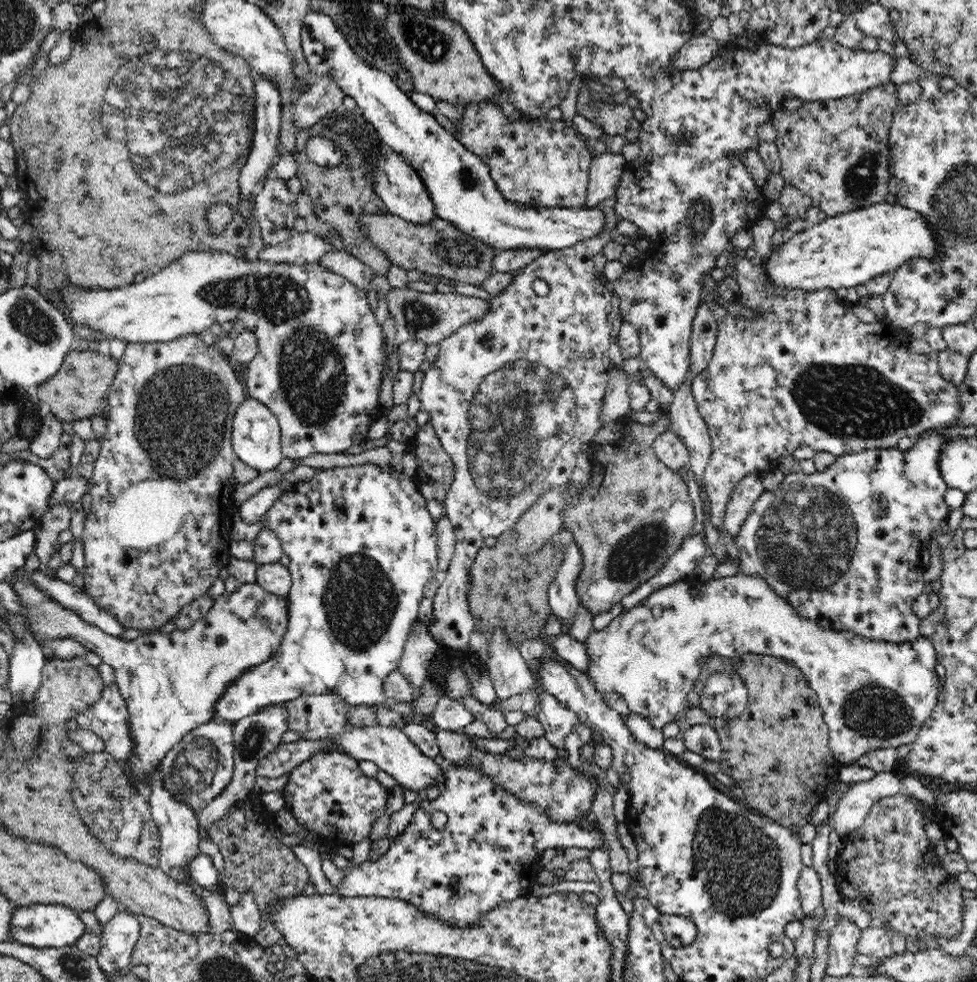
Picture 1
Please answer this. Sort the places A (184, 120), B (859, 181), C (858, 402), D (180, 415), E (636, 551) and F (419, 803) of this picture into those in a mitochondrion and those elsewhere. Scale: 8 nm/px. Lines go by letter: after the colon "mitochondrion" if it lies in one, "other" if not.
A: mitochondrion
B: mitochondrion
C: mitochondrion
D: mitochondrion
E: mitochondrion
F: other

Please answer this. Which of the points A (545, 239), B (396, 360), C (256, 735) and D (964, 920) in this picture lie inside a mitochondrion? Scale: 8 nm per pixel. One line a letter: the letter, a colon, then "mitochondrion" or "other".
A: other
B: other
C: mitochondrion
D: other

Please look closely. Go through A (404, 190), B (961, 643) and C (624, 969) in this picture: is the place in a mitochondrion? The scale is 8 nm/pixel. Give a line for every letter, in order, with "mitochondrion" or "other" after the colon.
A: other
B: other
C: other

